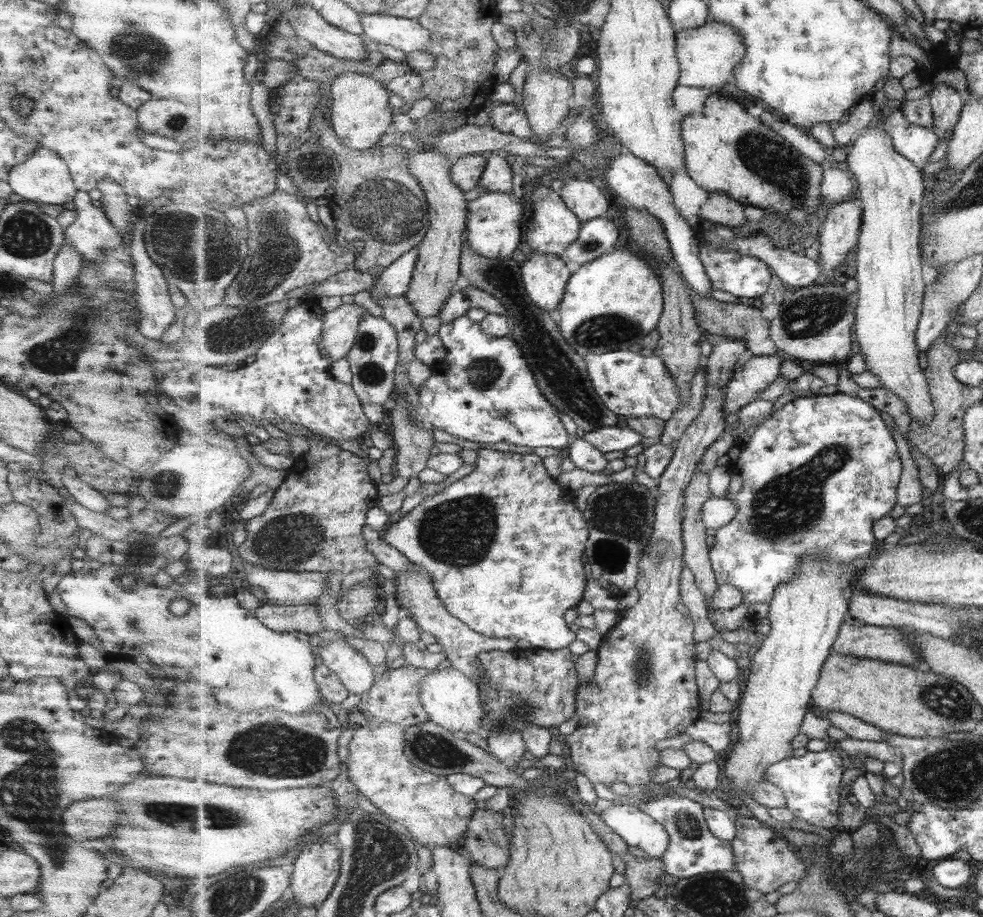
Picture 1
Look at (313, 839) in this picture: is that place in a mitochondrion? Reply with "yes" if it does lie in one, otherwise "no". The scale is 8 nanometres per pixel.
no

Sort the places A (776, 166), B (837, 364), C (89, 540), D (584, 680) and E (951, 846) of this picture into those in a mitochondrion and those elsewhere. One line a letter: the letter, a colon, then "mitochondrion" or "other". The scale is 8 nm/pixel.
A: mitochondrion
B: other
C: other
D: other
E: other

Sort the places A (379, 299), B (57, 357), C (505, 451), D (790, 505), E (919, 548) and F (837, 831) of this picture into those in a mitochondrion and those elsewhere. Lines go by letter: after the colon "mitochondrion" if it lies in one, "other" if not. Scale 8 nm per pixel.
A: other
B: mitochondrion
C: other
D: mitochondrion
E: other
F: other

